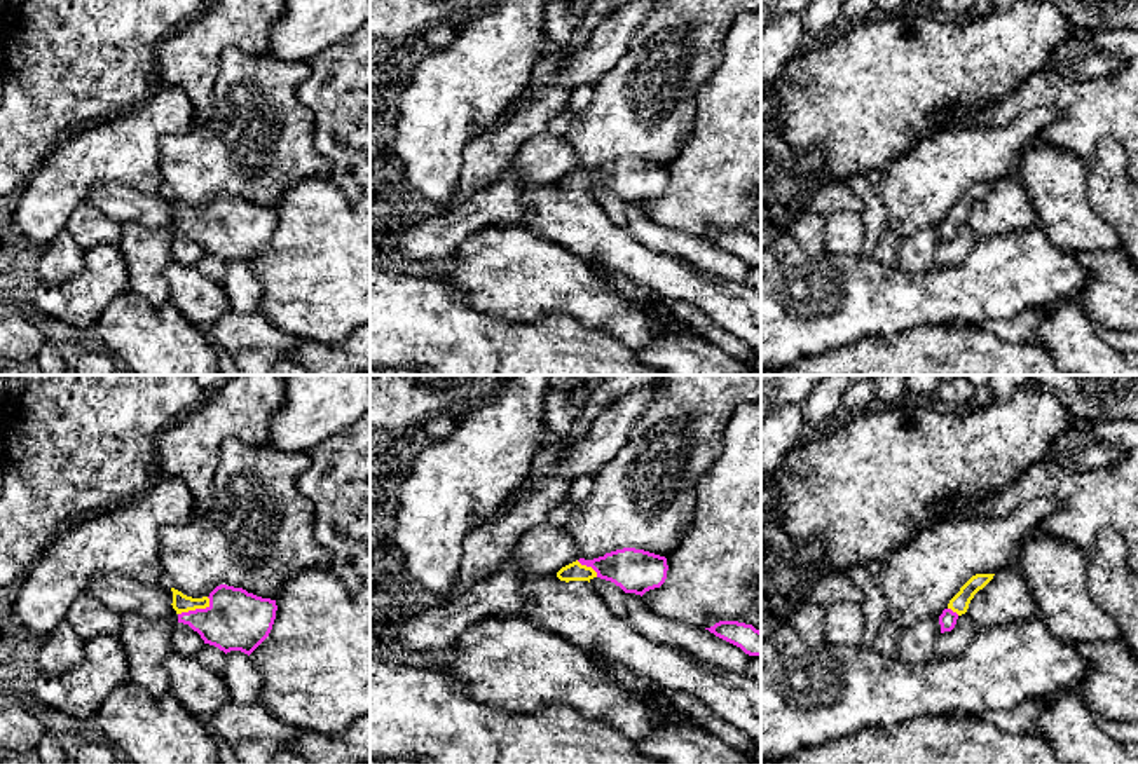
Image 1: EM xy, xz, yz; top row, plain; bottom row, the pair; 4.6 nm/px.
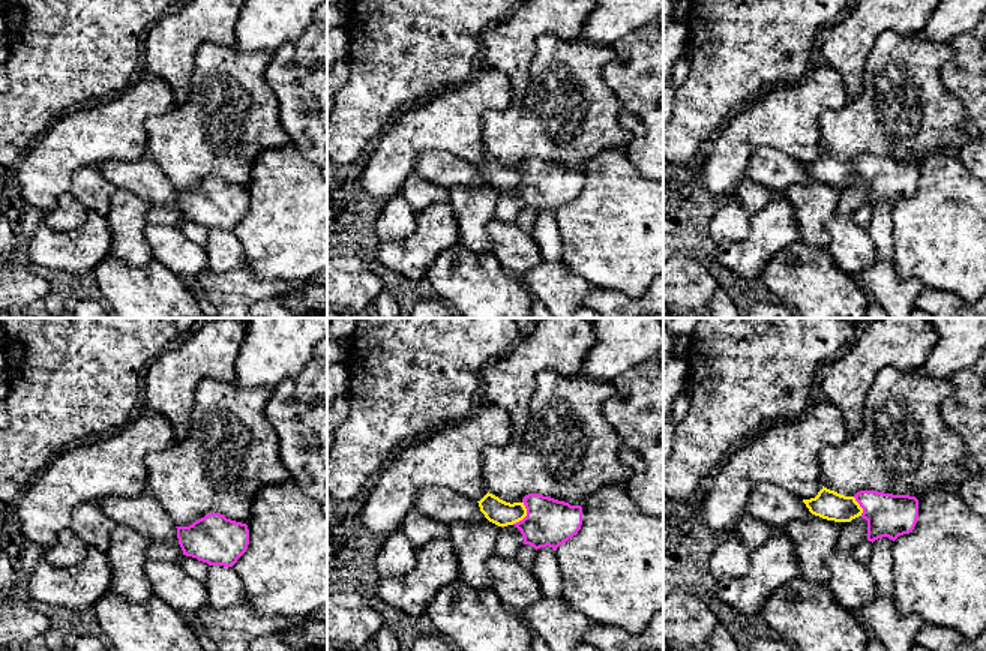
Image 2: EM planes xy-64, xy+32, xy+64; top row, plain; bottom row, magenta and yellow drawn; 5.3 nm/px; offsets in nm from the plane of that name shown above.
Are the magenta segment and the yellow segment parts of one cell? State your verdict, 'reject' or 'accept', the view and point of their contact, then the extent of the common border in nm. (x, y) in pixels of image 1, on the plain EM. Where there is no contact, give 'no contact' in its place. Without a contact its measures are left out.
accept; contact xy (196, 218); length 170 nm

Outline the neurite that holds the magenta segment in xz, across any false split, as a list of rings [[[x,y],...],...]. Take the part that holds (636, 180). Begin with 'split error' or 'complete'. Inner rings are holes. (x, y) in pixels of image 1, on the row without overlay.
split error | [[[623,157],[604,166],[579,167],[557,181],[560,190],[592,190],[600,187],[614,192],[625,202],[644,204],[660,197],[667,188],[667,167],[635,157]]]

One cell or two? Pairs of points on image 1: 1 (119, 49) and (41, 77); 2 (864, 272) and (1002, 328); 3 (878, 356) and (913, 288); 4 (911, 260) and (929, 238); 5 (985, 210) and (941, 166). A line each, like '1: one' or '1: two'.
1: one
2: two
3: two
4: one
5: two

